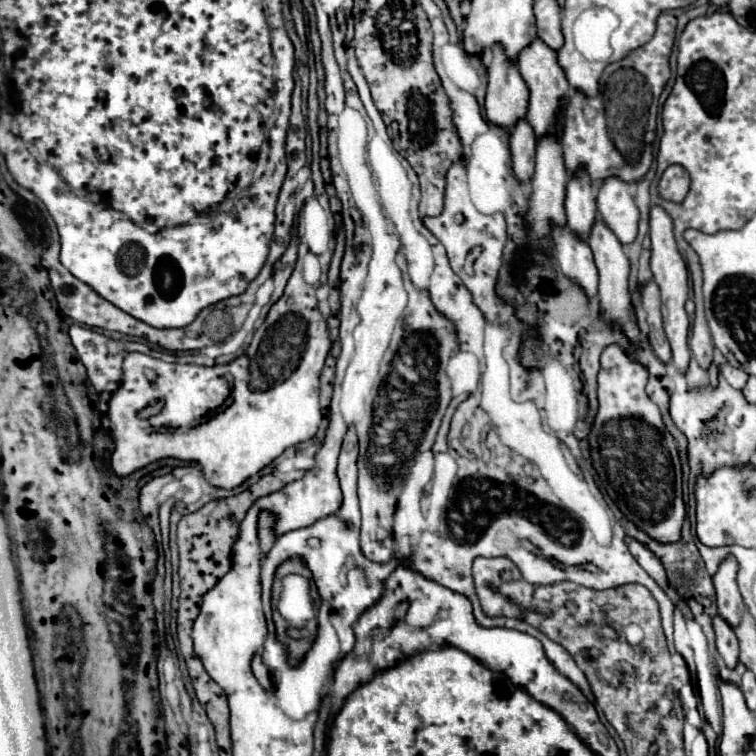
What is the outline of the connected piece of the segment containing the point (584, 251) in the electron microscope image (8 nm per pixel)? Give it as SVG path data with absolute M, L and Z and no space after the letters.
M567 227L553 229L553 243L559 273L569 277L589 299L593 299L597 295L597 267L593 265L589 245L577 239Z

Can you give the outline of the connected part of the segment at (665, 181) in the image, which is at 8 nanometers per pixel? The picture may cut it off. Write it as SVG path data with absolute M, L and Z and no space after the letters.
M671 165L665 169L659 181L659 195L665 201L681 203L689 193L689 173L681 165Z

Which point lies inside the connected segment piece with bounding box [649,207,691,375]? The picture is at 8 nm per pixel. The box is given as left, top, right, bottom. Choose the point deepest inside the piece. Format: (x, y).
(670, 271)

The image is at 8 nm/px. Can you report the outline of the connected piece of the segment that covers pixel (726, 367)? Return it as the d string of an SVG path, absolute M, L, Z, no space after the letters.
M729 363L719 365L719 373L721 373L721 375L725 377L725 381L727 381L731 387L735 387L735 389L743 389L745 383L747 383L747 377L749 377L743 369L733 367L733 365L729 365Z

